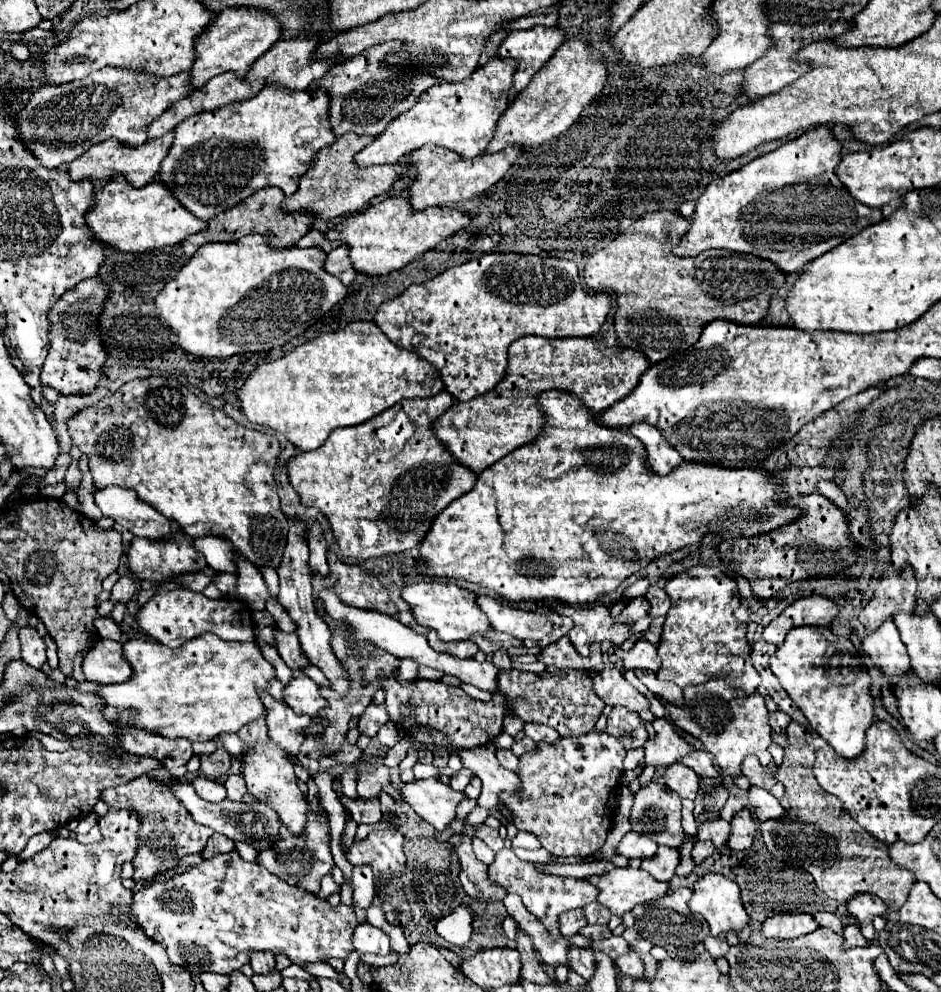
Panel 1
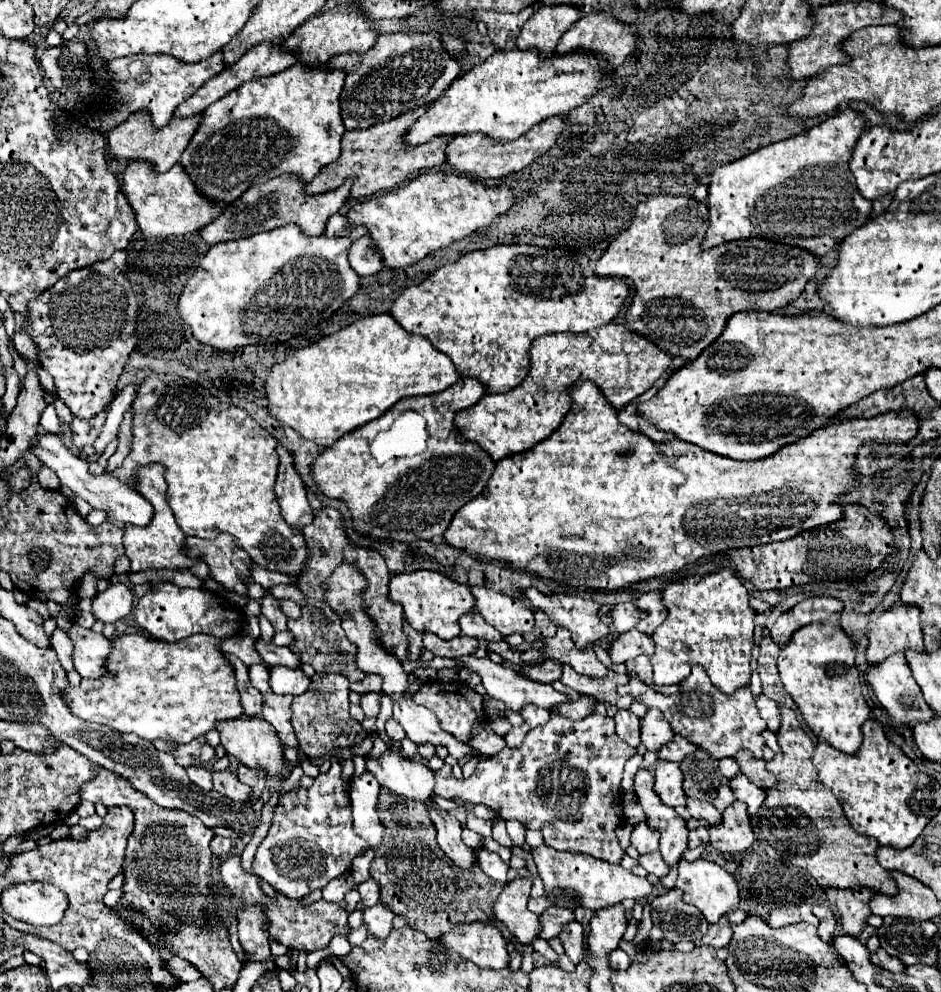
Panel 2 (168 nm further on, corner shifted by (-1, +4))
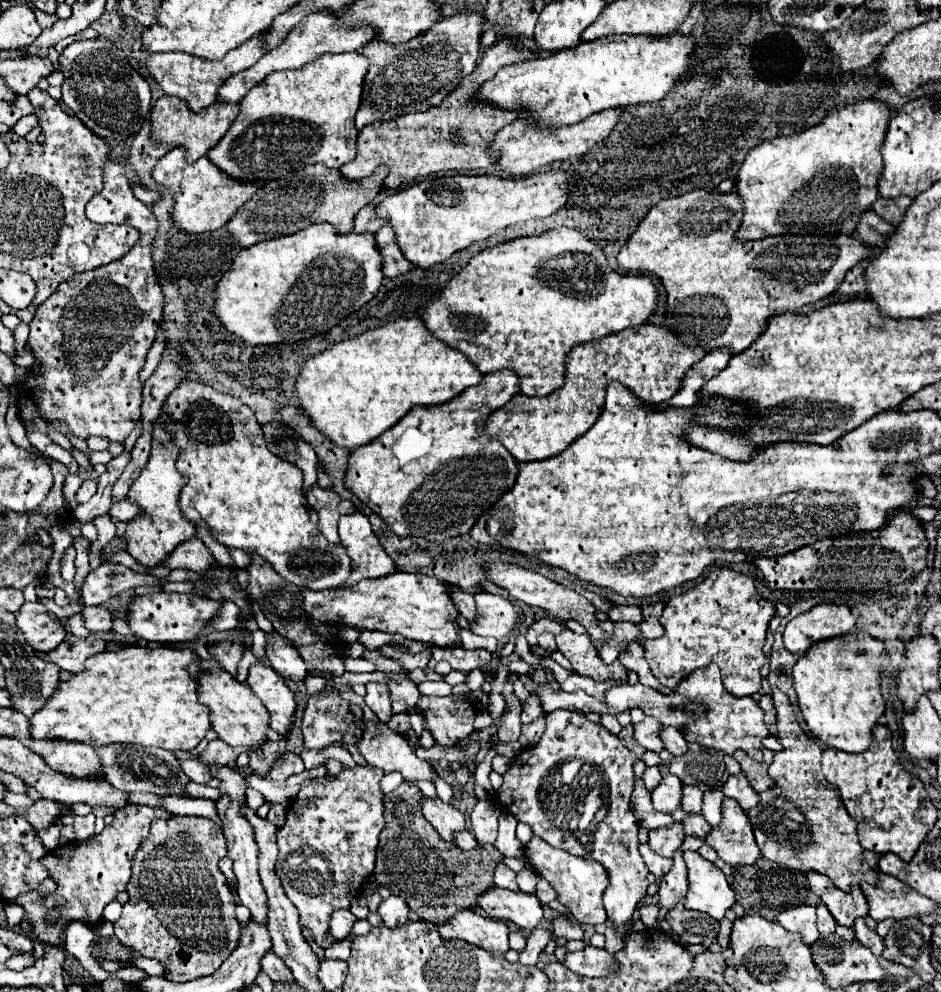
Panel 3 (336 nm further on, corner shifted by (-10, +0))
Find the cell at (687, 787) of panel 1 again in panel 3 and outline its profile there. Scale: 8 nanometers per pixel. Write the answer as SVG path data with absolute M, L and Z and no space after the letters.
M666 774L658 788L652 792L652 804L658 812L672 814L676 808L680 808L680 794L682 794L682 782L674 774Z

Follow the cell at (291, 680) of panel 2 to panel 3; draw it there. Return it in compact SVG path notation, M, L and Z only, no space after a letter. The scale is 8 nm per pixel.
M268 634L268 644L266 644L266 656L270 660L270 666L274 668L274 672L278 676L282 676L284 680L290 680L296 684L296 692L294 692L294 698L296 698L296 704L300 708L306 706L306 676L308 676L308 670L306 670L306 664L304 660L300 658L300 654L296 652L296 648L290 646L290 642L280 636L280 634L274 634L270 636Z

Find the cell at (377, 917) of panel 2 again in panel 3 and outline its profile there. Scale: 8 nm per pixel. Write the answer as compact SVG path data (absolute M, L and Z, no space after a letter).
M390 896L386 900L382 900L380 908L378 908L378 914L382 916L382 922L388 926L388 928L396 928L396 926L404 926L404 922L408 920L408 906L402 898L398 896Z

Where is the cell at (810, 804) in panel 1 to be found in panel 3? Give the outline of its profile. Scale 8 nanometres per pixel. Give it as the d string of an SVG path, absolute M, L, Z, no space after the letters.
M772 690L772 699L777 712L778 738L784 750L774 754L774 762L768 768L776 786L762 792L760 804L748 812L762 856L790 870L824 874L840 890L850 890L850 886L860 882L876 884L880 856L860 846L856 820L848 814L838 790L822 778L822 748L804 734L784 692Z

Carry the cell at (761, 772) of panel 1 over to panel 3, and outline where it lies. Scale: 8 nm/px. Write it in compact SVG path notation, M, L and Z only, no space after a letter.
M736 752L734 754L734 758L738 760L738 764L742 766L742 770L744 770L744 774L748 776L748 780L750 780L750 786L754 788L754 790L758 790L758 792L766 792L766 790L770 790L772 786L774 786L774 780L768 776L768 772L766 772L766 764L764 762L756 762L754 758L748 758L748 754L744 754L744 752Z

